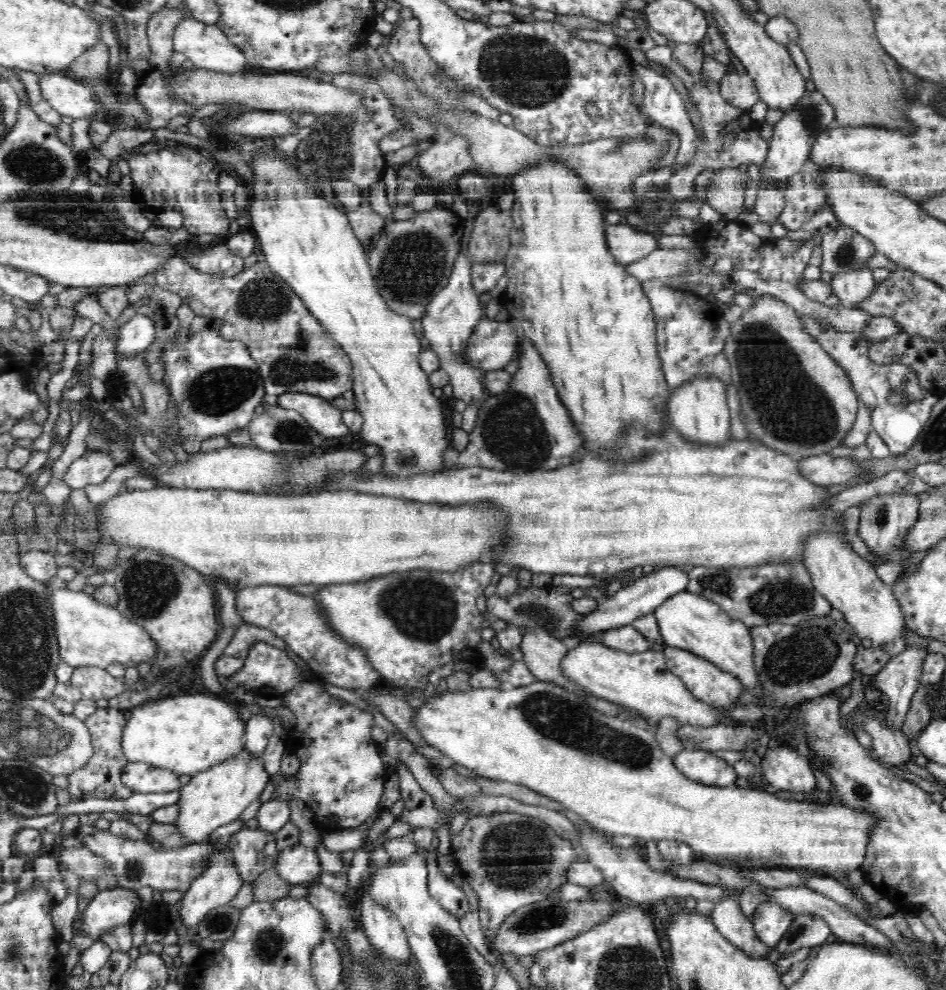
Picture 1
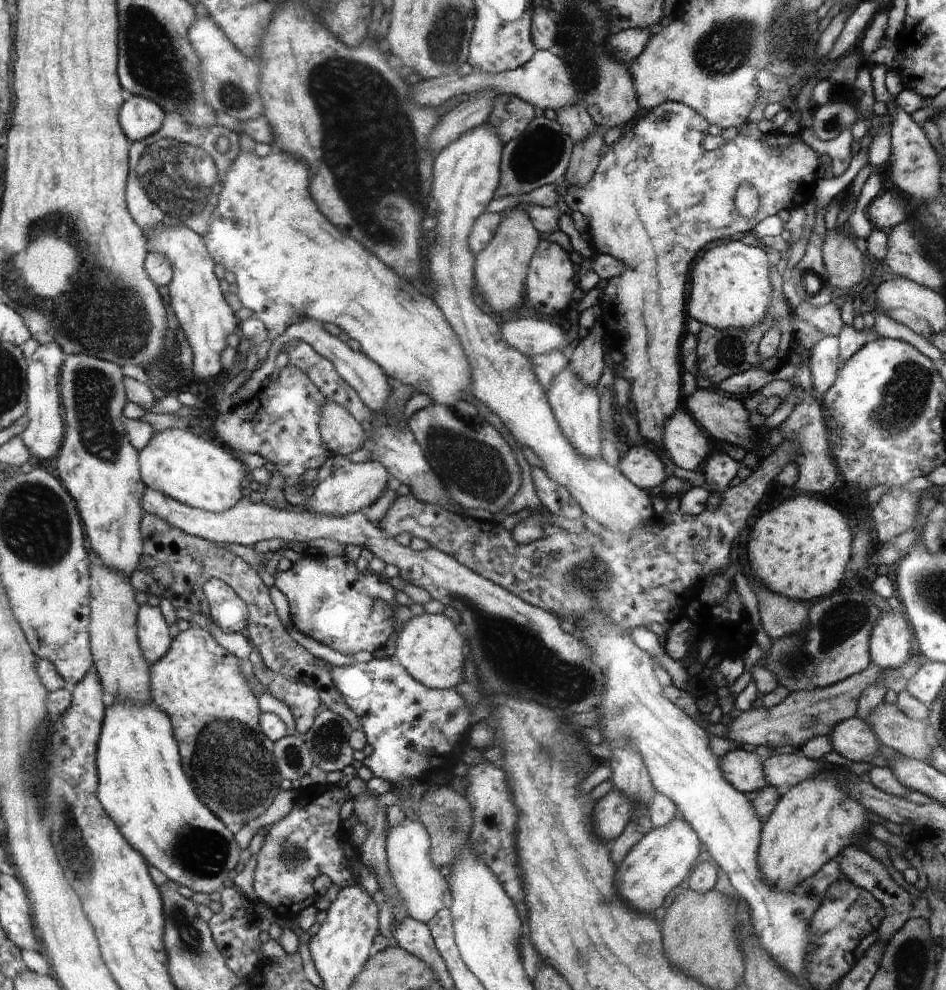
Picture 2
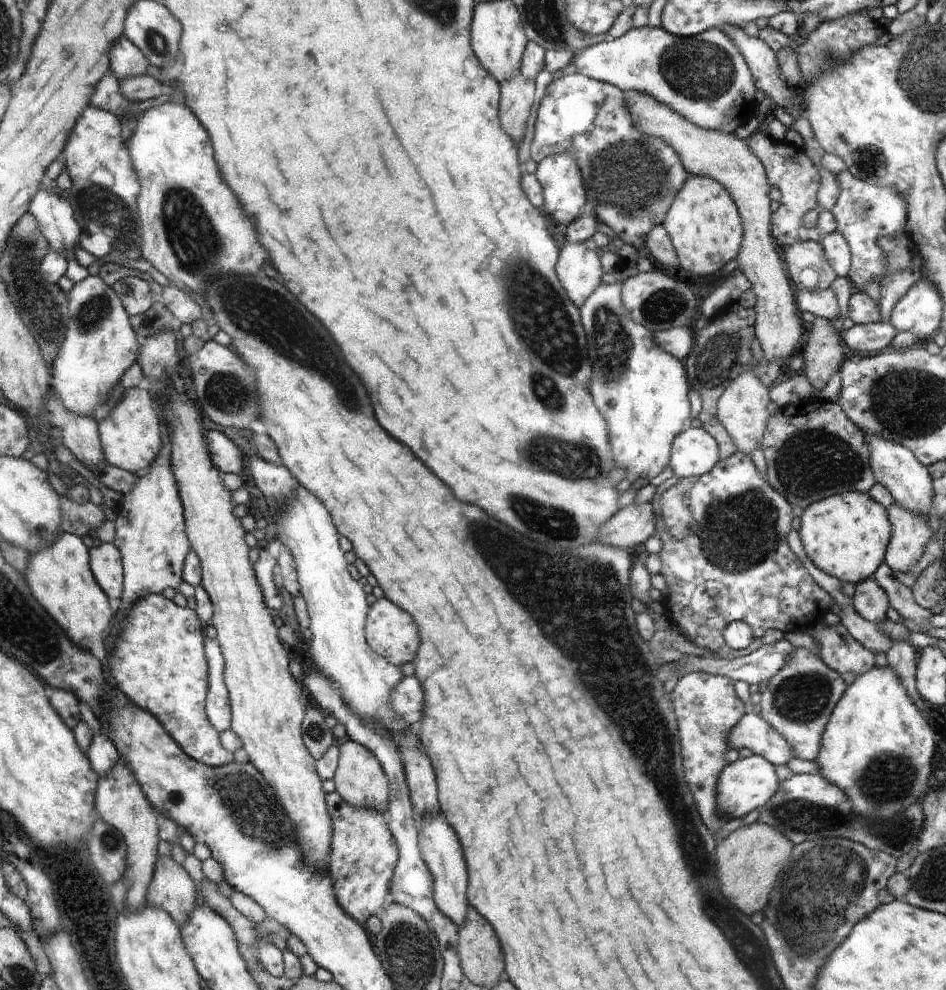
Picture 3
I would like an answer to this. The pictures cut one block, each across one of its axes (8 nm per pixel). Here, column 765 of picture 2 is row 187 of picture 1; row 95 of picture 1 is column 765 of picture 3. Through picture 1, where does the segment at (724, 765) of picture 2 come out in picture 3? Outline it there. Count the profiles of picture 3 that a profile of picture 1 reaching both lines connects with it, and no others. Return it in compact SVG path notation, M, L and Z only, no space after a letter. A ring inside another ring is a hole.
M793 773L790 778L780 782L775 795L761 808L757 823L780 829L794 844L824 838L848 838L872 850L888 852L898 859L916 847L920 831L923 830L923 820L921 803L912 804L906 812L894 816L892 820L872 820L856 815L847 793L831 781L820 774Z

